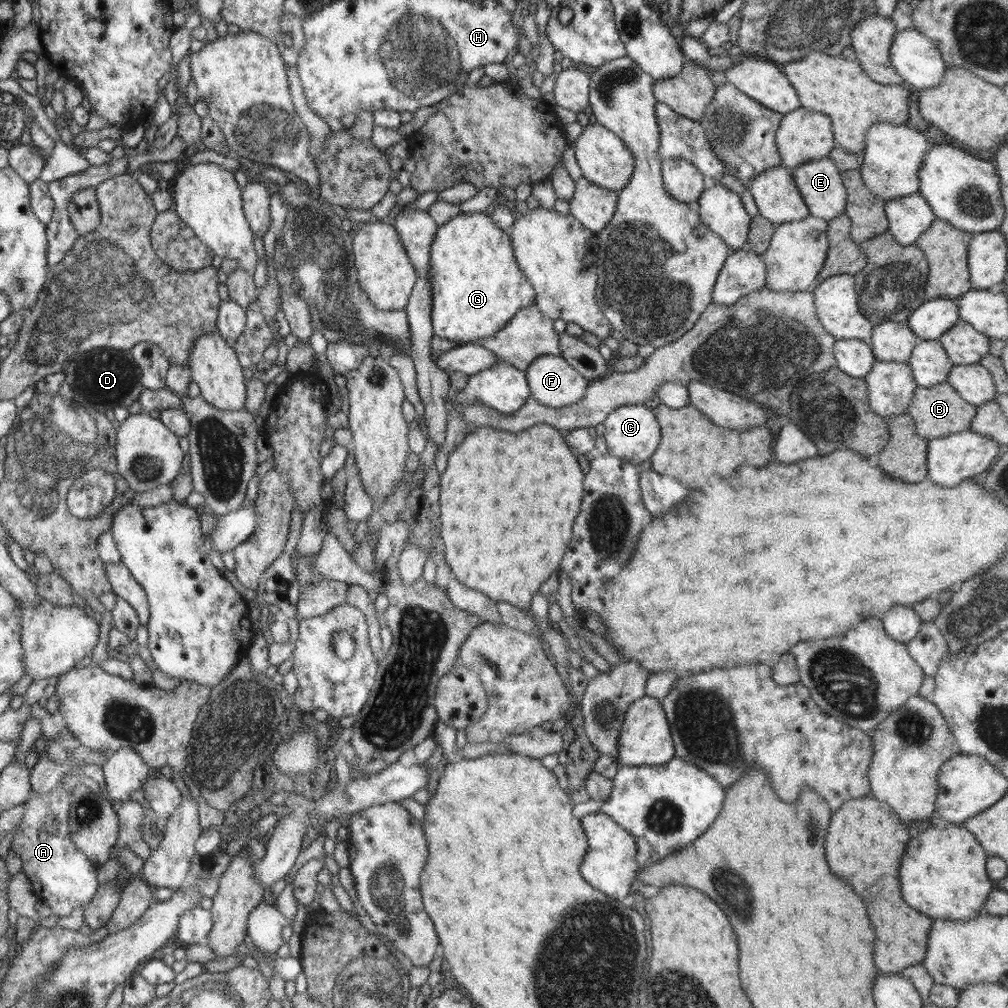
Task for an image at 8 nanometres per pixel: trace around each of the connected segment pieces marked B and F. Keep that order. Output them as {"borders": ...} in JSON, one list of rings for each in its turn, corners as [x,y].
{"borders":[[[[948,382],[935,384],[930,388],[917,386],[907,410],[914,419],[915,431],[927,440],[968,430],[976,411],[977,407],[966,402]]],[[[552,355],[535,358],[525,375],[531,395],[552,408],[569,407],[578,402],[590,381],[574,370],[565,358]]]]}

